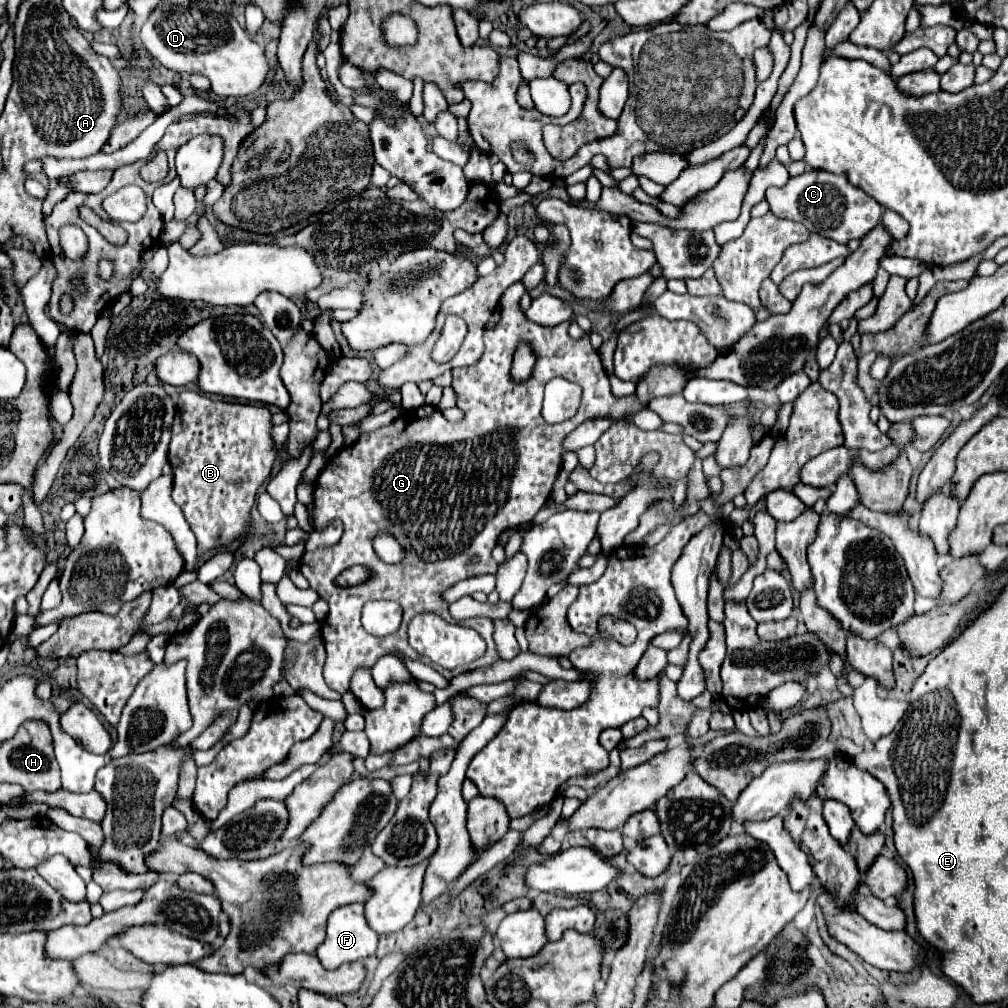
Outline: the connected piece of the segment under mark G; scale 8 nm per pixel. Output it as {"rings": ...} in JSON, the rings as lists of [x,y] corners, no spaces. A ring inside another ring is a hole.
{"rings":[[[522,281],[512,284],[503,293],[498,325],[494,329],[484,329],[486,351],[480,365],[452,370],[452,389],[462,405],[468,403],[468,407],[462,407],[462,421],[450,423],[439,408],[422,405],[387,427],[362,433],[356,443],[342,447],[340,453],[326,463],[314,483],[310,517],[316,525],[320,525],[314,526],[315,530],[324,529],[326,523],[334,519],[344,523],[344,535],[334,547],[304,553],[300,559],[302,575],[330,605],[322,627],[328,653],[324,679],[338,693],[348,691],[354,669],[370,669],[382,655],[388,655],[394,649],[400,649],[410,659],[418,659],[434,667],[448,681],[464,671],[498,661],[492,641],[494,627],[486,617],[482,617],[482,621],[466,621],[466,627],[484,637],[486,653],[482,659],[470,663],[470,667],[452,671],[432,665],[428,657],[422,657],[408,645],[408,623],[418,613],[438,613],[444,621],[455,622],[449,613],[448,603],[444,603],[440,595],[450,585],[466,577],[498,571],[498,563],[492,559],[498,535],[506,529],[530,523],[542,509],[552,493],[552,485],[562,465],[562,439],[586,419],[614,419],[614,425],[594,443],[596,461],[589,473],[600,483],[618,483],[630,477],[640,459],[650,451],[660,453],[660,463],[648,475],[642,475],[640,483],[662,475],[678,481],[686,477],[694,463],[694,453],[686,447],[680,433],[642,431],[634,423],[626,421],[626,415],[642,411],[644,405],[634,395],[618,399],[610,393],[606,371],[588,337],[572,339],[566,331],[568,323],[542,327],[528,321],[520,311],[520,297],[524,293],[526,289]],[[522,341],[534,349],[536,365],[526,381],[516,383],[510,377],[510,367],[516,347]],[[552,377],[570,379],[572,383],[578,383],[584,393],[578,413],[558,425],[548,425],[540,415],[544,385]],[[370,471],[376,471],[376,479],[372,481]],[[380,531],[392,533],[406,549],[406,559],[402,563],[386,565],[378,559],[372,539]],[[470,555],[480,555],[480,563],[474,567],[468,565]],[[354,565],[368,567],[372,575],[362,585],[344,589],[334,587],[338,573]],[[374,599],[398,601],[404,607],[404,619],[398,631],[386,637],[366,633],[360,623],[360,615],[364,603]]]}

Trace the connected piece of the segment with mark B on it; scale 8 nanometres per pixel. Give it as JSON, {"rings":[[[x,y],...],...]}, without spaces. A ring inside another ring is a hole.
{"rings":[[[196,391],[178,395],[168,449],[168,461],[174,471],[172,499],[180,505],[196,535],[200,553],[242,535],[258,489],[266,483],[276,459],[270,429],[270,411],[265,404],[211,399]]]}

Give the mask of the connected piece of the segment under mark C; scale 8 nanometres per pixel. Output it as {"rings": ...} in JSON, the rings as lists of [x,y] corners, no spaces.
{"rings":[[[826,171],[802,173],[788,179],[784,187],[770,187],[766,191],[766,201],[776,217],[798,221],[806,225],[808,231],[820,233],[844,245],[850,239],[862,239],[880,223],[882,217],[882,205],[878,205],[878,201],[874,201],[862,189],[850,185],[846,175],[834,175]]]}

